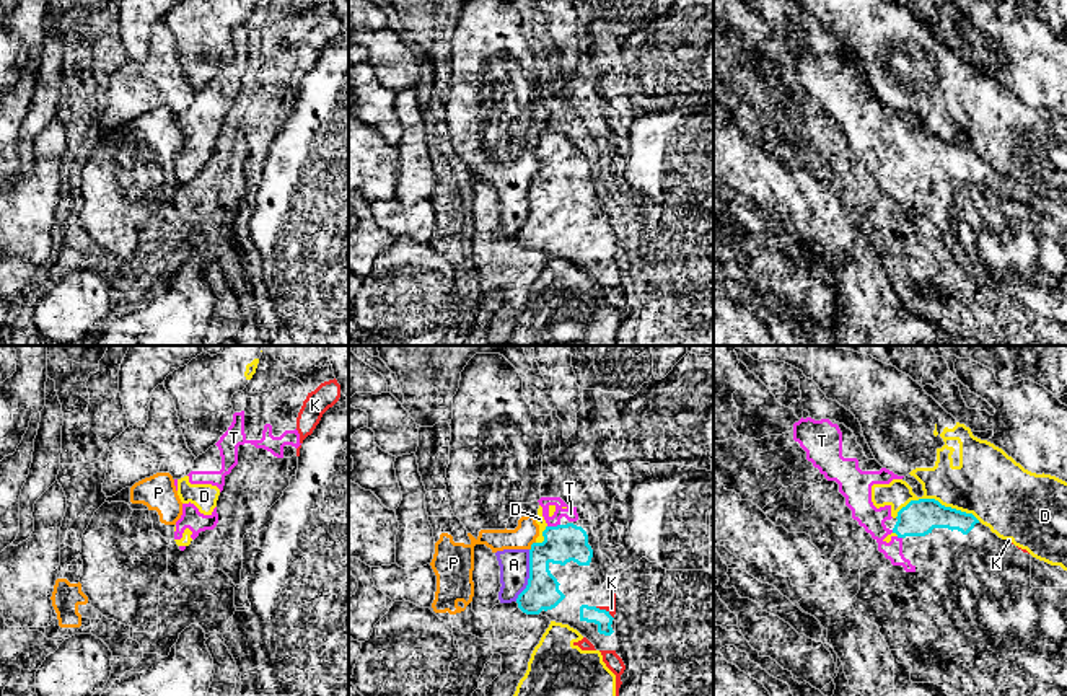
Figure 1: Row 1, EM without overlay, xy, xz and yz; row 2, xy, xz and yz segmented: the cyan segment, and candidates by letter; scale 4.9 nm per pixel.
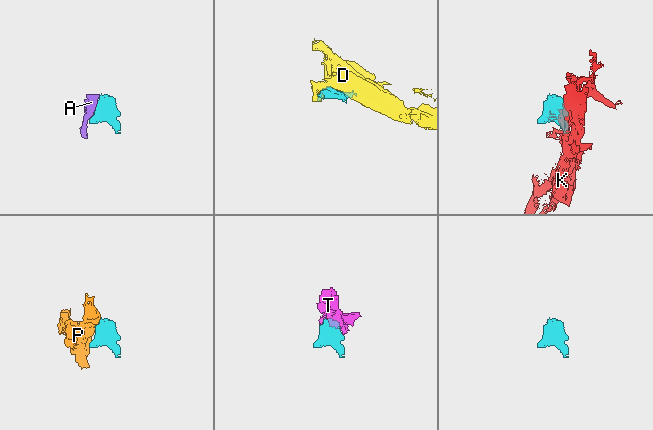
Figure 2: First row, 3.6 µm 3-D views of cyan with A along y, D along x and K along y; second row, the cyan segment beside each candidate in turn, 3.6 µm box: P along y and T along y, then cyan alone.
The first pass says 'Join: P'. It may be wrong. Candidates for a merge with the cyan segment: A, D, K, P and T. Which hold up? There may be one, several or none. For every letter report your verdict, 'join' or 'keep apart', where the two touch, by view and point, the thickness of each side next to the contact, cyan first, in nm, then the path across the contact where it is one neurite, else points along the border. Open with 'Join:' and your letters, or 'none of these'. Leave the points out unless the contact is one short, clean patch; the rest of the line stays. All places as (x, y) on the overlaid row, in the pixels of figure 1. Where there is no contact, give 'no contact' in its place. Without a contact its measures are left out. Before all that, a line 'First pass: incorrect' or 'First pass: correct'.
First pass: incorrect
Join: T
A: keep apart | xz (530, 576) | 190/140 nm | along xz (530, 550), (528, 584), (515, 600)
D: keep apart | yz (937, 501) | 180/320 nm
K: keep apart | xz (605, 610) | 80/40 nm | along xz (595, 607), (603, 608), (613, 618)
P: keep apart | xz (531, 546) | 190/120 nm | along xz (535, 541), (530, 550)
T: join | xz (553, 527) | 190/70 nm

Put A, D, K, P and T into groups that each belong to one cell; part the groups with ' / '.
A P / D / K / T

